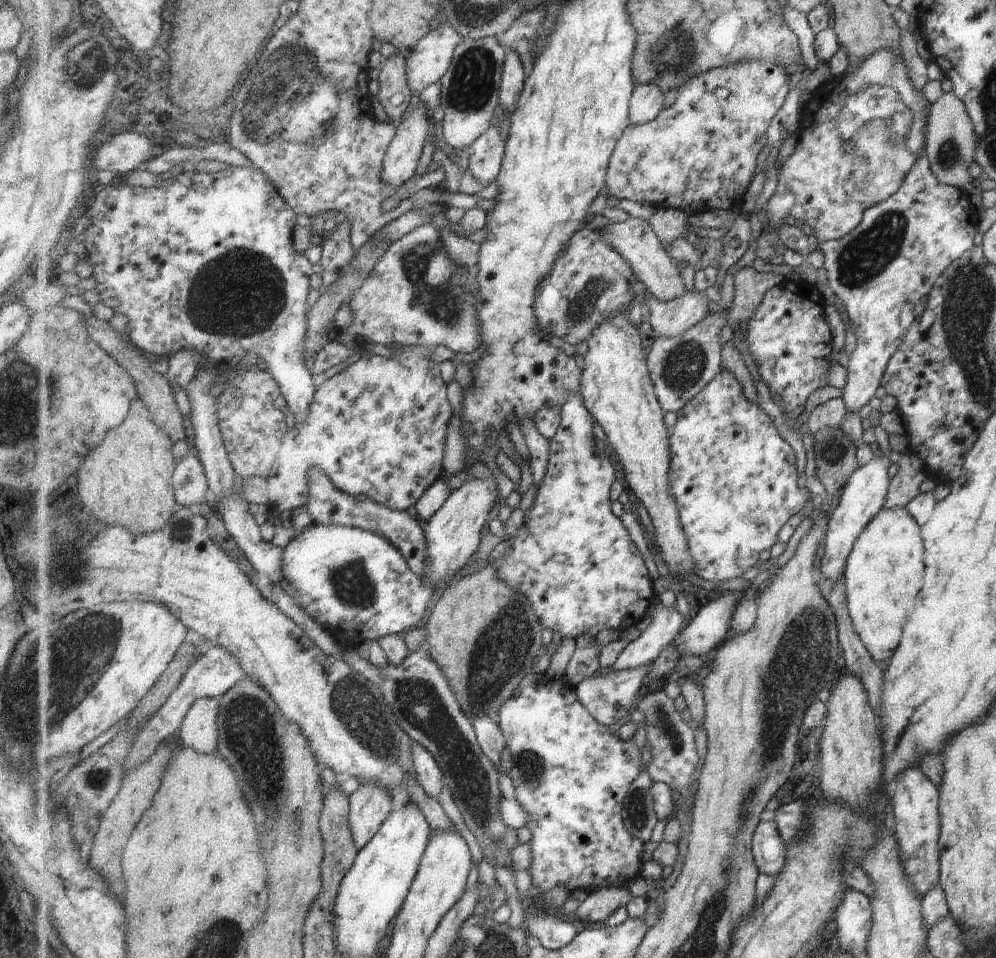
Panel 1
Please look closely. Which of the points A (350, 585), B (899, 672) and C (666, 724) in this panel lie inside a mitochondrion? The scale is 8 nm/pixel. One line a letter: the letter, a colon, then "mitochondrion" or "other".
A: mitochondrion
B: other
C: mitochondrion

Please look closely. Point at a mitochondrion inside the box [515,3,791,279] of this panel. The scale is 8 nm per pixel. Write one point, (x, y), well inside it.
(672, 53)

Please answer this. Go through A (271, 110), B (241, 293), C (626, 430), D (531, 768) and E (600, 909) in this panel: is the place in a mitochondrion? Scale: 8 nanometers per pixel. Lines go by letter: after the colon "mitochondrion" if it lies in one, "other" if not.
A: mitochondrion
B: mitochondrion
C: other
D: mitochondrion
E: other

